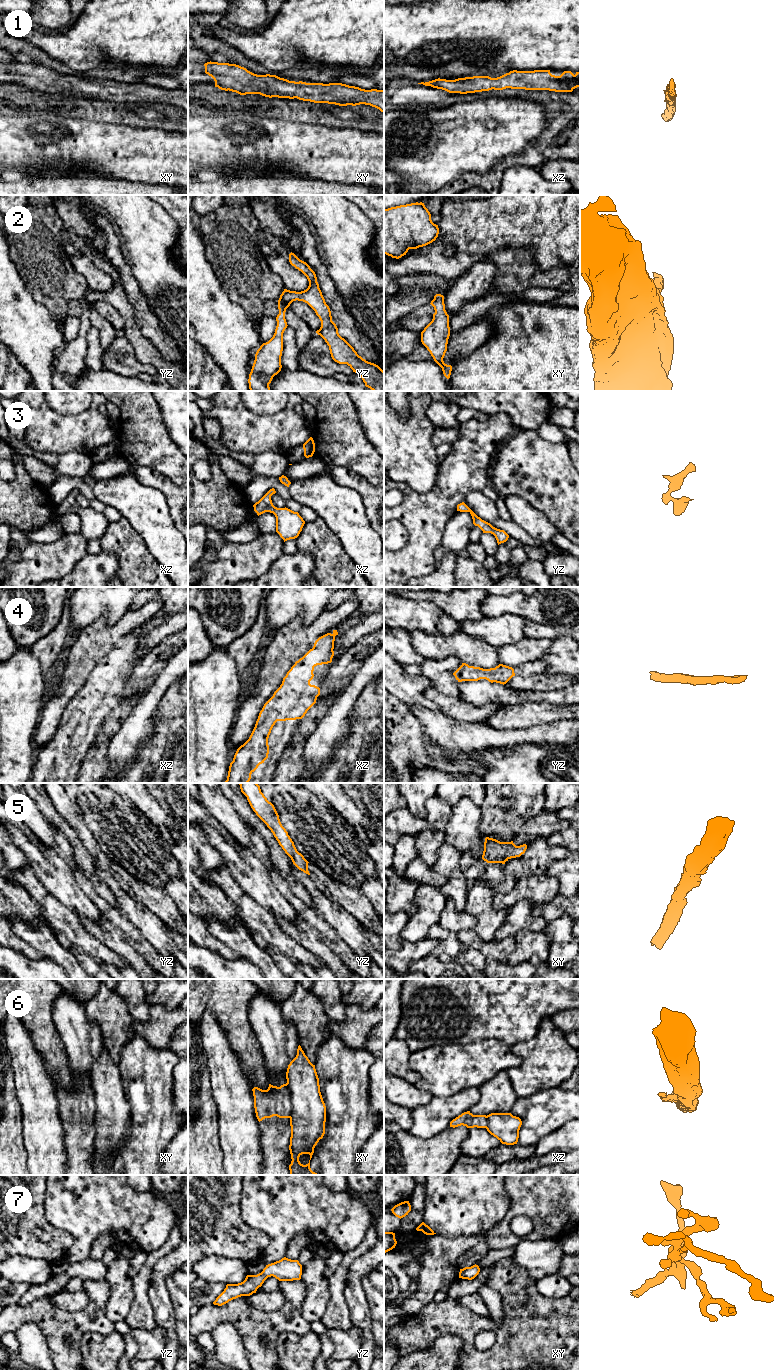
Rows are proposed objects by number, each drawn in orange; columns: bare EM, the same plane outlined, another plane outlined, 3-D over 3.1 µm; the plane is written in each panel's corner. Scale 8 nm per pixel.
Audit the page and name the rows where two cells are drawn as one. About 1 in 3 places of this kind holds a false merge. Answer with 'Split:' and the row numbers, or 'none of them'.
Split: 6

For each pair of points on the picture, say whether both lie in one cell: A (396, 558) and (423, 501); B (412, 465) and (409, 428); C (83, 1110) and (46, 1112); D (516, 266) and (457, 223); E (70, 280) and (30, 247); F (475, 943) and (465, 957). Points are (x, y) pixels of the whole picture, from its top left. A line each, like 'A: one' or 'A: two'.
A: one
B: one
C: two
D: two
E: one
F: two

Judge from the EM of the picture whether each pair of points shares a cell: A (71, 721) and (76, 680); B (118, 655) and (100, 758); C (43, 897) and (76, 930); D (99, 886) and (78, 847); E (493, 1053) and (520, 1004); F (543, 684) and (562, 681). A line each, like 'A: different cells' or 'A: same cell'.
A: different cells
B: different cells
C: same cell
D: same cell
E: different cells
F: same cell

